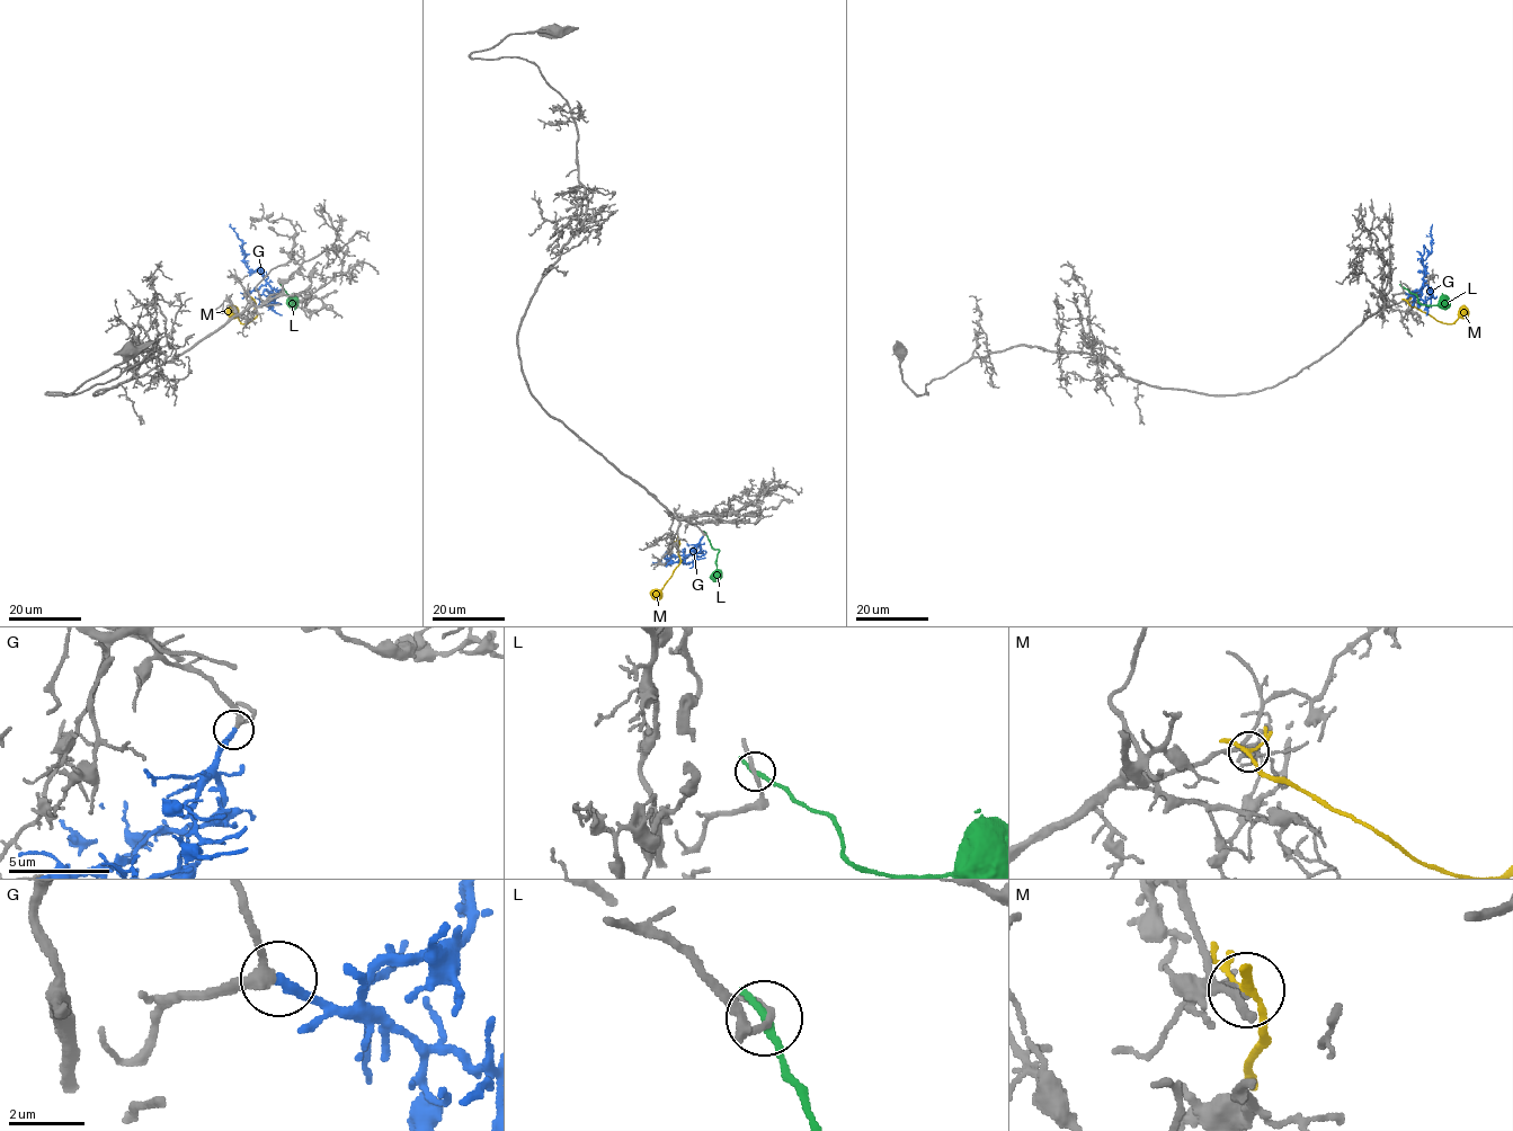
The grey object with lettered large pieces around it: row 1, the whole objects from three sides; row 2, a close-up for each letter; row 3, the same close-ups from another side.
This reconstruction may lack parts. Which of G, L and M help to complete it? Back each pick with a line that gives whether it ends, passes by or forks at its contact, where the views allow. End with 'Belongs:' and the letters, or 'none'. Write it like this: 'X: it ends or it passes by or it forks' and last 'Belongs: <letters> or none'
G: it ends
Belongs: G

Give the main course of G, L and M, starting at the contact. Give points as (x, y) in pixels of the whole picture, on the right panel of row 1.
G: (1405, 293), (1412, 295), (1423, 287), (1422, 265), (1431, 251), (1432, 224)
L: (1403, 286), (1426, 305), (1445, 304), (1449, 299)
M: (1407, 301), (1444, 323), (1458, 317), (1462, 305)

